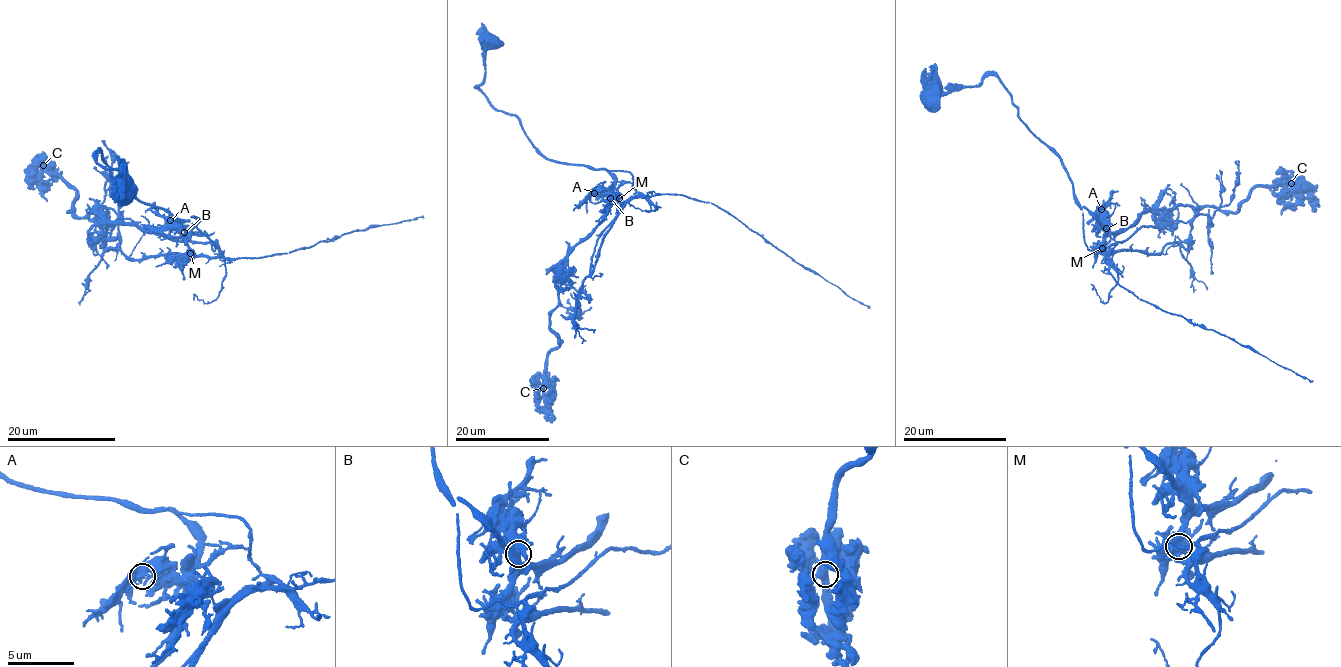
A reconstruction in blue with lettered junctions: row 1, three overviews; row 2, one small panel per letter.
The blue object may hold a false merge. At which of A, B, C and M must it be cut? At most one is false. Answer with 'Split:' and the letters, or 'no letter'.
Split: M

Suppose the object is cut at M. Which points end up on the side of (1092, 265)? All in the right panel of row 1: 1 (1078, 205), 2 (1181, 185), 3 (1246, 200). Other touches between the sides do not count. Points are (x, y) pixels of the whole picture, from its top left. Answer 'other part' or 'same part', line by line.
1: same part
2: other part
3: same part

